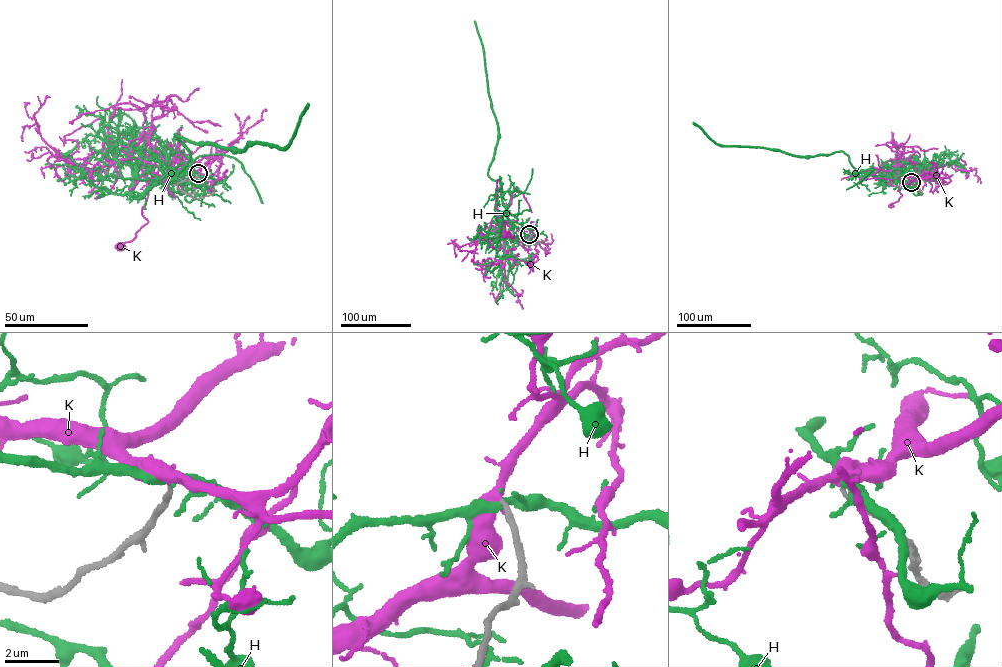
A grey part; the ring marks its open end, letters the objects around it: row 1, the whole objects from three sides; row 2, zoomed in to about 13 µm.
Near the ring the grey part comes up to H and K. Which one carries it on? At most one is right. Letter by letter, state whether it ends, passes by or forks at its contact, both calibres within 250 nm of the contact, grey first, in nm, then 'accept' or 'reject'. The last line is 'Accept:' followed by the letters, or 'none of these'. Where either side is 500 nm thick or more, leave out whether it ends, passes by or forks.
H: it passes by; calibres 190 and 360 nm; reject
K: it passes by; calibres 190 and 440 nm; accept
Accept: K

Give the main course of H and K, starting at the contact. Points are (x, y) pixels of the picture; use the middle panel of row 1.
H: (529, 234), (509, 236), (500, 228), (506, 208), (501, 185), (488, 175), (498, 126), (474, 21)
K: (529, 234), (521, 238), (504, 236), (500, 225), (511, 238), (514, 235), (508, 232), (504, 235)

